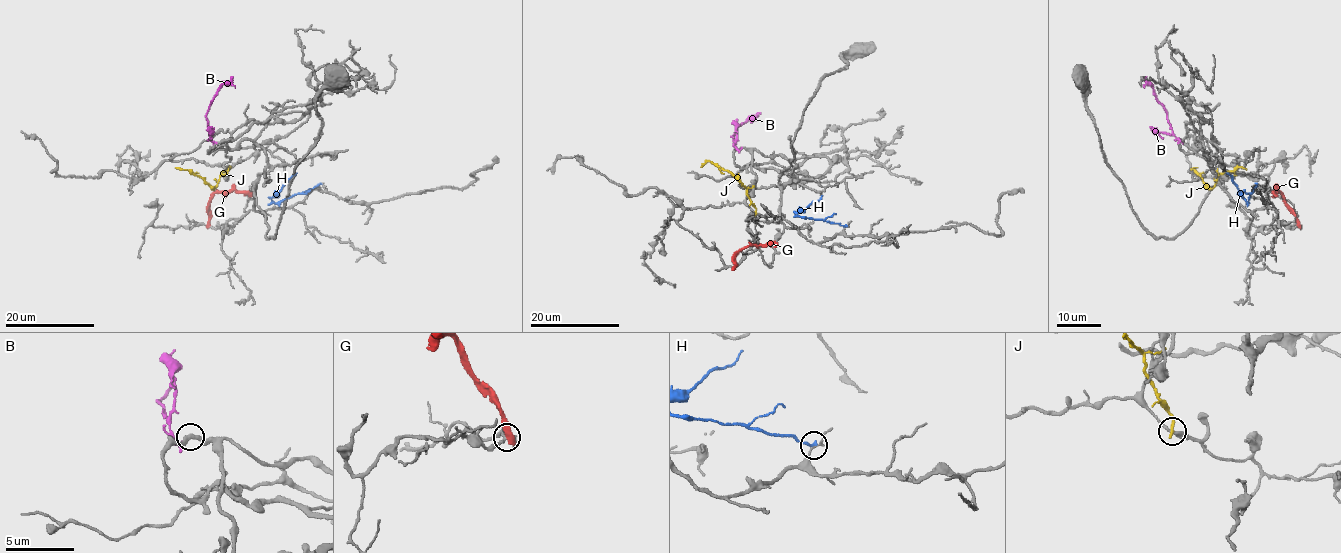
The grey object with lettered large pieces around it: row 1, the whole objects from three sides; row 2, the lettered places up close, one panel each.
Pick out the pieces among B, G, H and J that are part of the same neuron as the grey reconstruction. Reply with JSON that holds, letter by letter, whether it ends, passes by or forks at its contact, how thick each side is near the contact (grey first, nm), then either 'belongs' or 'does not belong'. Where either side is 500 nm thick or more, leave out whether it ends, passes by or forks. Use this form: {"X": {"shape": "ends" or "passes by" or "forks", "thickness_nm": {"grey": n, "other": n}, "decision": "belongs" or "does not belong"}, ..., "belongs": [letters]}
{"B": {"shape": "passes by", "thickness_nm": {"grey": 320, "other": 90}, "decision": "does not belong"}, "G": {"thickness_nm": {"grey": 180, "other": 600}, "decision": "does not belong"}, "H": {"shape": "ends", "thickness_nm": {"grey": 130, "other": 240}, "decision": "does not belong"}, "J": {"shape": "ends", "thickness_nm": {"grey": 280, "other": 240}, "decision": "does not belong"}, "belongs": []}

